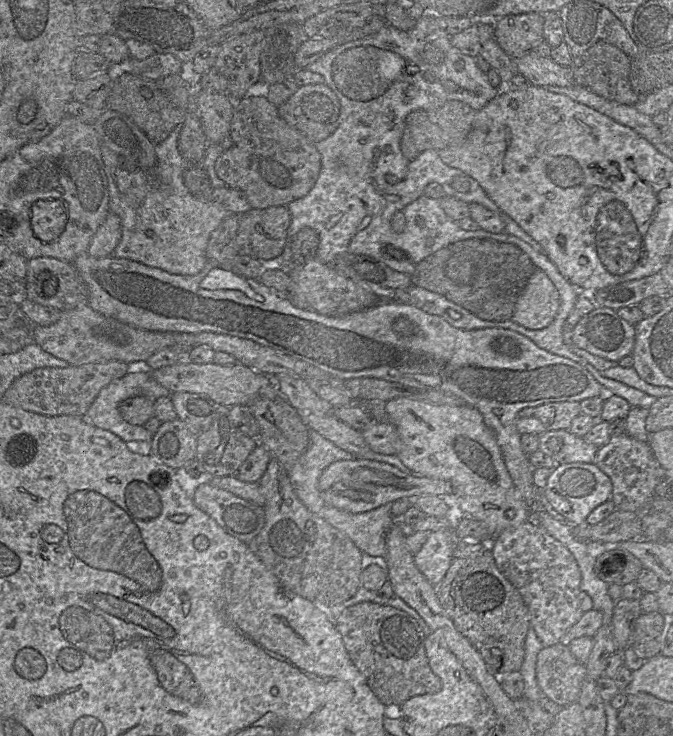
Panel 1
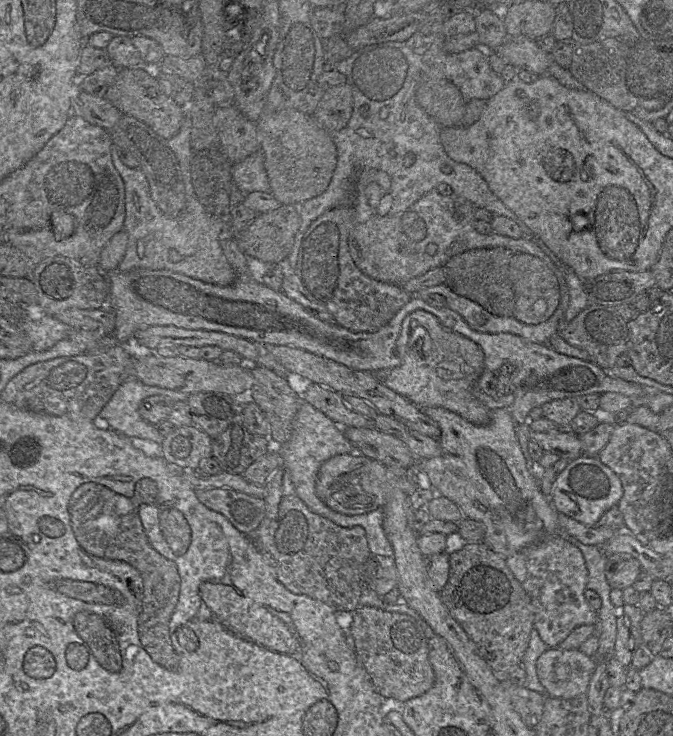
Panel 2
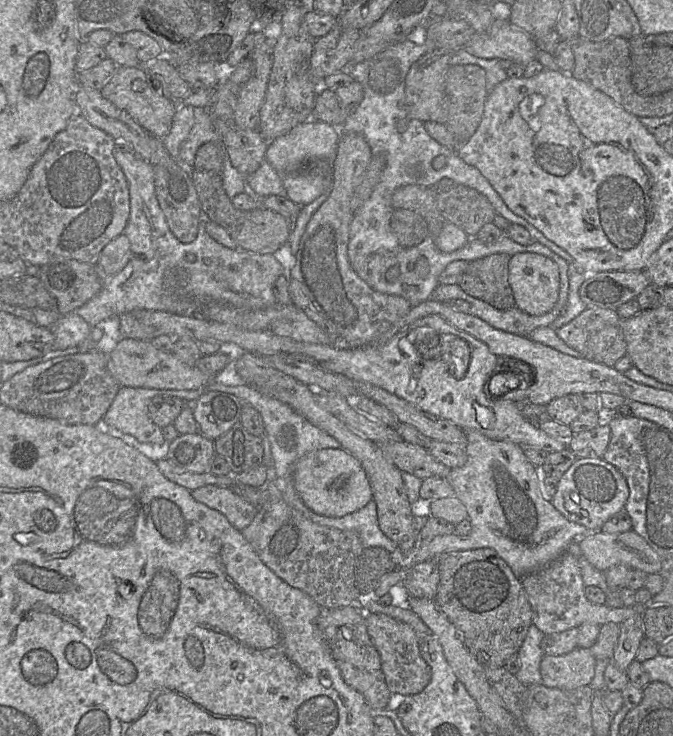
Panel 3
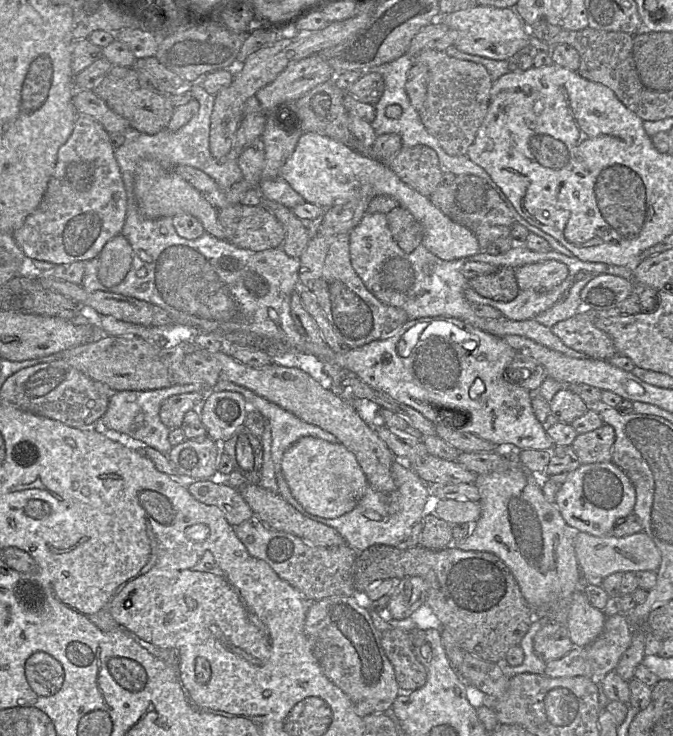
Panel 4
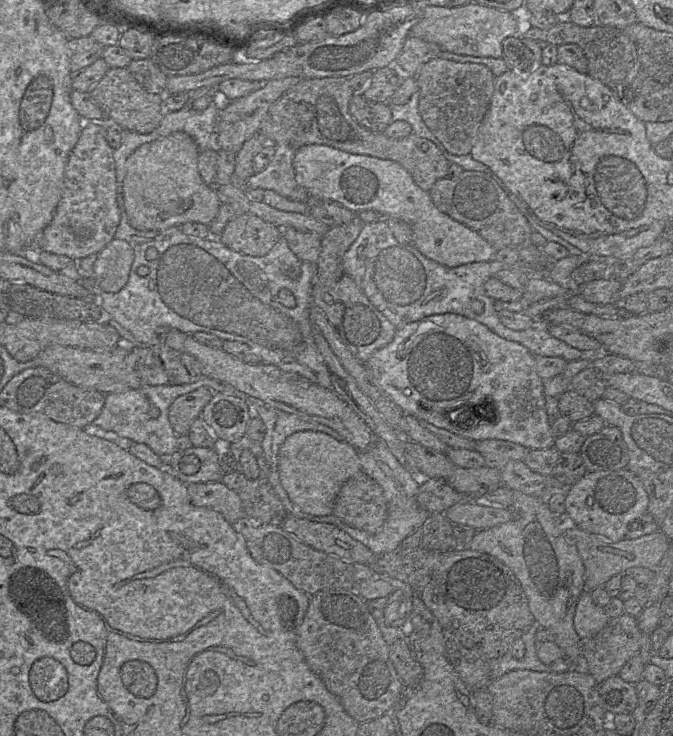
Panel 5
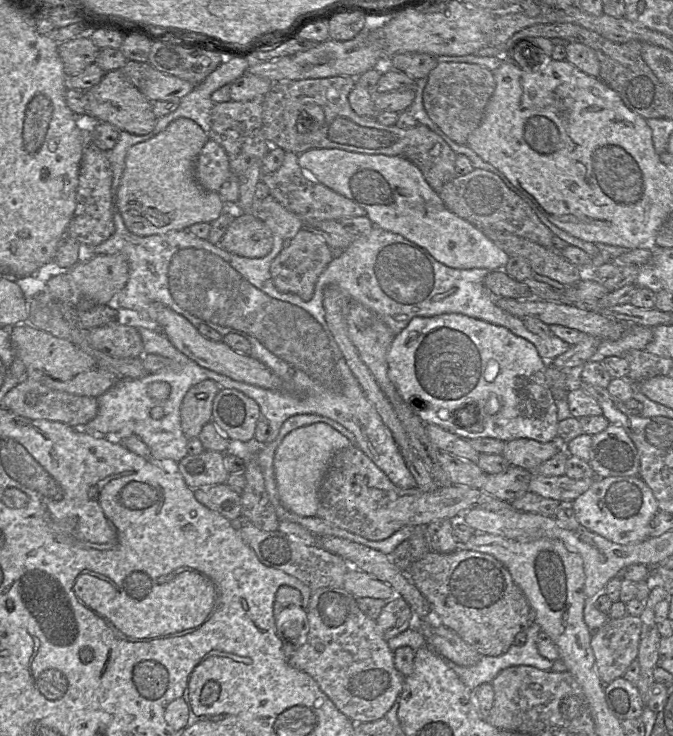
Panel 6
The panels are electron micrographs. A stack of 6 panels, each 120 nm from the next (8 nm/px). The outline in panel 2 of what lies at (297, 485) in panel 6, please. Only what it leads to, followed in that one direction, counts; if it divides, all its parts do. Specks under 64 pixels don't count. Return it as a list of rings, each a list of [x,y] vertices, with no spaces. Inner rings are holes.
[[[357,452],[335,455],[319,468],[316,494],[332,510],[345,515],[361,515],[383,507],[391,491],[400,489],[410,495],[422,477],[417,470],[386,466]]]

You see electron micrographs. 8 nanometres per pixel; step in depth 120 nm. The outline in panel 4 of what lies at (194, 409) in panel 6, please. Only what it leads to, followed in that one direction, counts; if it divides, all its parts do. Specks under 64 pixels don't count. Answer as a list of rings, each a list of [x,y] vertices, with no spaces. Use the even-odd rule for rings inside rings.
[[[203,391],[173,395],[161,405],[159,417],[169,429],[180,428],[185,414],[197,409],[203,400]]]

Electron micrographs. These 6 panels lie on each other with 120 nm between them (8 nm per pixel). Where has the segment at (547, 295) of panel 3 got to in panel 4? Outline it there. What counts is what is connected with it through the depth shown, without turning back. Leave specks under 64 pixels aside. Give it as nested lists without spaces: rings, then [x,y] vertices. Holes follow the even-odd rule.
[[[556,260],[526,264],[514,269],[520,290],[549,291],[569,274],[567,265]]]

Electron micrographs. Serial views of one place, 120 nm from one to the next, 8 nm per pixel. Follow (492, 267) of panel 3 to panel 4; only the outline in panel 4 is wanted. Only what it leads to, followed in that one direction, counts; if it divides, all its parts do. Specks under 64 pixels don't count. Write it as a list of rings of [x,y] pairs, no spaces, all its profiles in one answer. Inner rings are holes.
[[[501,267],[491,274],[471,278],[468,286],[485,298],[501,302],[512,301],[520,292],[512,267]]]

